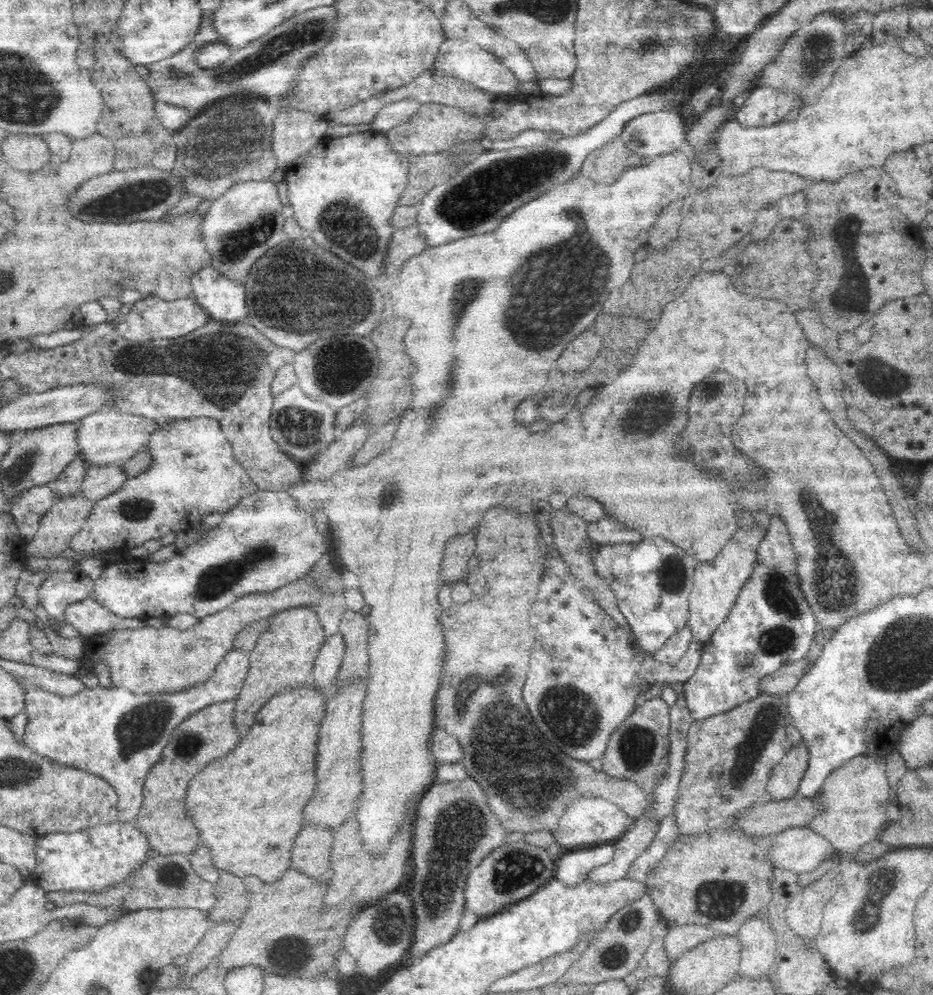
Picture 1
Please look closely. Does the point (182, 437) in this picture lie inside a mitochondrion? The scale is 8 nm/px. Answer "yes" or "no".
no

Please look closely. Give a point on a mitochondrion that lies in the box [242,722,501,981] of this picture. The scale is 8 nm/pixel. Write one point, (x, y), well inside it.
(458, 831)

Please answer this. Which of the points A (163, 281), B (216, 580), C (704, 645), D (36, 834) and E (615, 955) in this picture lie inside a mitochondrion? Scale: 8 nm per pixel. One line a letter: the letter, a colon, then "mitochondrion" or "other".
A: other
B: mitochondrion
C: other
D: other
E: mitochondrion

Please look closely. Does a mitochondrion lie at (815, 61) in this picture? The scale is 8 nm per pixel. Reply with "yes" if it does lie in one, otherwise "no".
yes

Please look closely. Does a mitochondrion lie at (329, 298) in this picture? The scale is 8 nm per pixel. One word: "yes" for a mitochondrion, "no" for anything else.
yes

